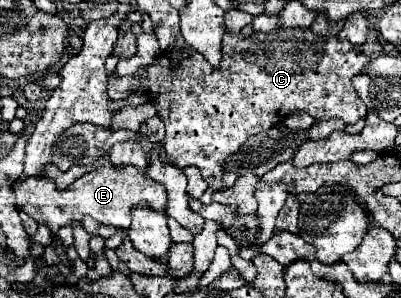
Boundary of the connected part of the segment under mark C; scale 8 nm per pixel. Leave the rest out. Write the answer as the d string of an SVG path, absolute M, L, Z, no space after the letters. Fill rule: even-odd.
M279 27L271 33L253 33L249 37L241 33L225 33L221 55L223 57L219 67L213 69L209 65L203 65L203 57L199 57L199 53L193 47L185 45L183 49L163 51L155 59L155 63L151 63L143 71L141 77L117 77L115 73L109 73L107 81L107 93L111 99L125 99L137 91L145 91L149 95L151 103L155 103L159 119L165 125L167 161L177 165L179 169L195 165L213 191L223 189L221 177L227 157L239 151L247 137L271 129L293 111L307 111L313 119L337 117L343 119L343 123L357 123L361 117L367 115L363 101L355 95L351 79L367 67L369 57L363 55L363 51L351 45L347 39L315 35L311 29L301 27Z

